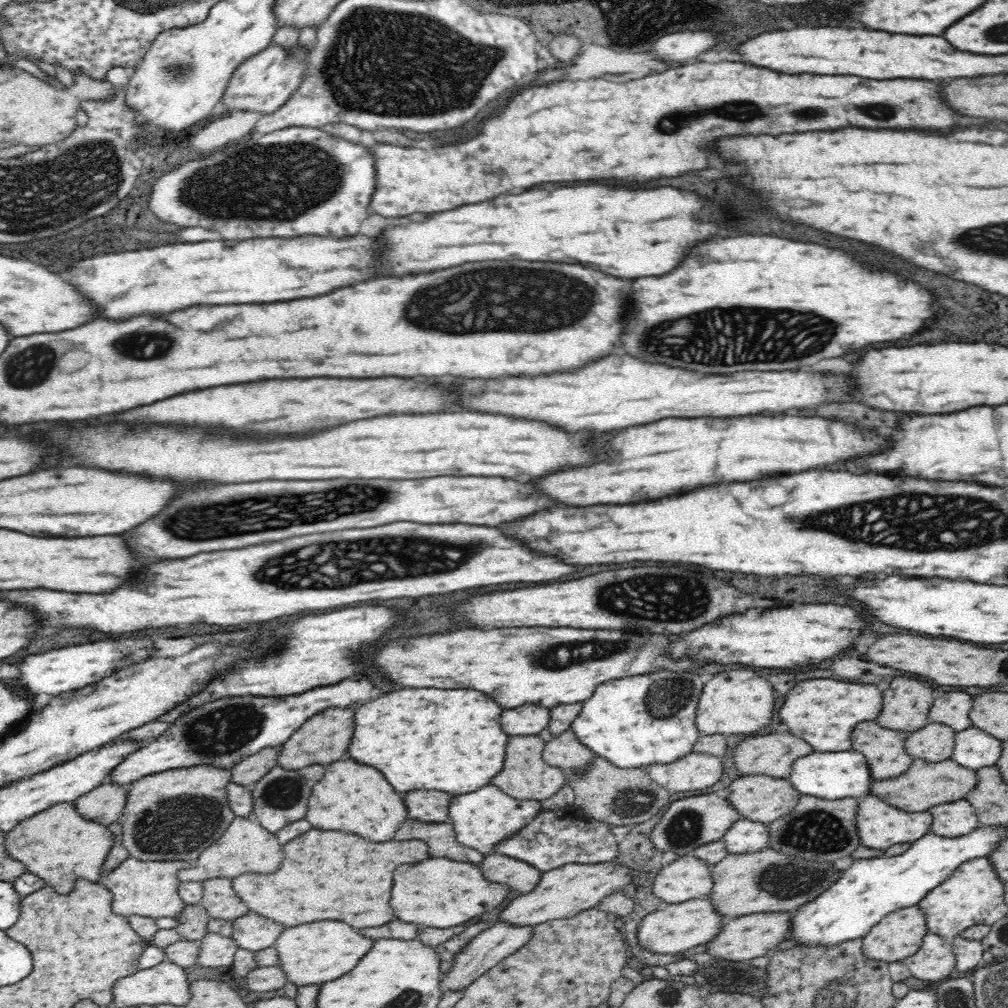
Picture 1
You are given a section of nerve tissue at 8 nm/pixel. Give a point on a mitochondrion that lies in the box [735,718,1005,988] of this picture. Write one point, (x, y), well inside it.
(819, 832)

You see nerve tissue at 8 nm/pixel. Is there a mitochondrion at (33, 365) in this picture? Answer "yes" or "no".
yes

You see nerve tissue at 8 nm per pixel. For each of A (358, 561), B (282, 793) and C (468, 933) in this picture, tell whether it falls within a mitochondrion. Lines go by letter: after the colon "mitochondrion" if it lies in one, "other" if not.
A: mitochondrion
B: mitochondrion
C: other

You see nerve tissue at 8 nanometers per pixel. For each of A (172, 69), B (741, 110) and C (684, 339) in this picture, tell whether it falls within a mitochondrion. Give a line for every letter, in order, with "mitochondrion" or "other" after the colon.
A: mitochondrion
B: mitochondrion
C: mitochondrion

